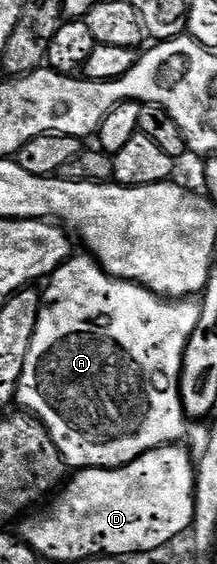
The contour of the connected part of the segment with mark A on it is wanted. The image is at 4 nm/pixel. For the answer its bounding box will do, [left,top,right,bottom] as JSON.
[17,256,201,468]

